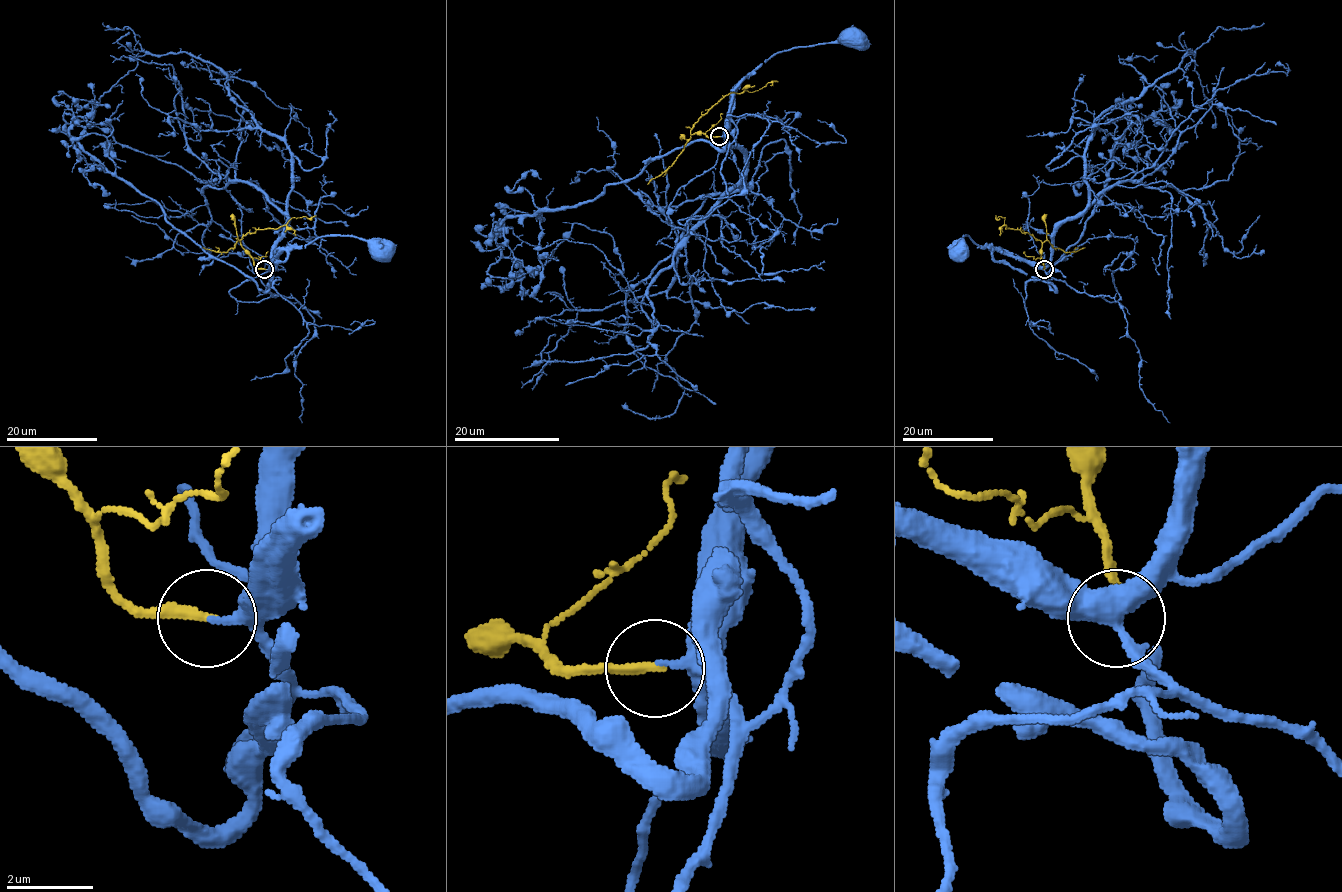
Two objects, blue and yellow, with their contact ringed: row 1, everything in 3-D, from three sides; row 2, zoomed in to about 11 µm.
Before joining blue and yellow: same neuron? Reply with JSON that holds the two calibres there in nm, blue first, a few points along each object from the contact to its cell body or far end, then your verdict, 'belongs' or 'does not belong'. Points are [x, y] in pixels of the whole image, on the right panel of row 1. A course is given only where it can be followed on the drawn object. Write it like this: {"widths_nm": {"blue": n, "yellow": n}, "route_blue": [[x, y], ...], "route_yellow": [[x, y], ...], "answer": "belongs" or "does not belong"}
{"widths_nm": {"blue": 240, "yellow": 240}, "route_blue": [[1043, 269], [978, 246], [966, 236], [952, 248], [956, 252]], "route_yellow": [[1043, 269], [1041, 242], [1027, 232], [1006, 229], [1005, 217], [997, 219], [996, 215]], "answer": "belongs"}

